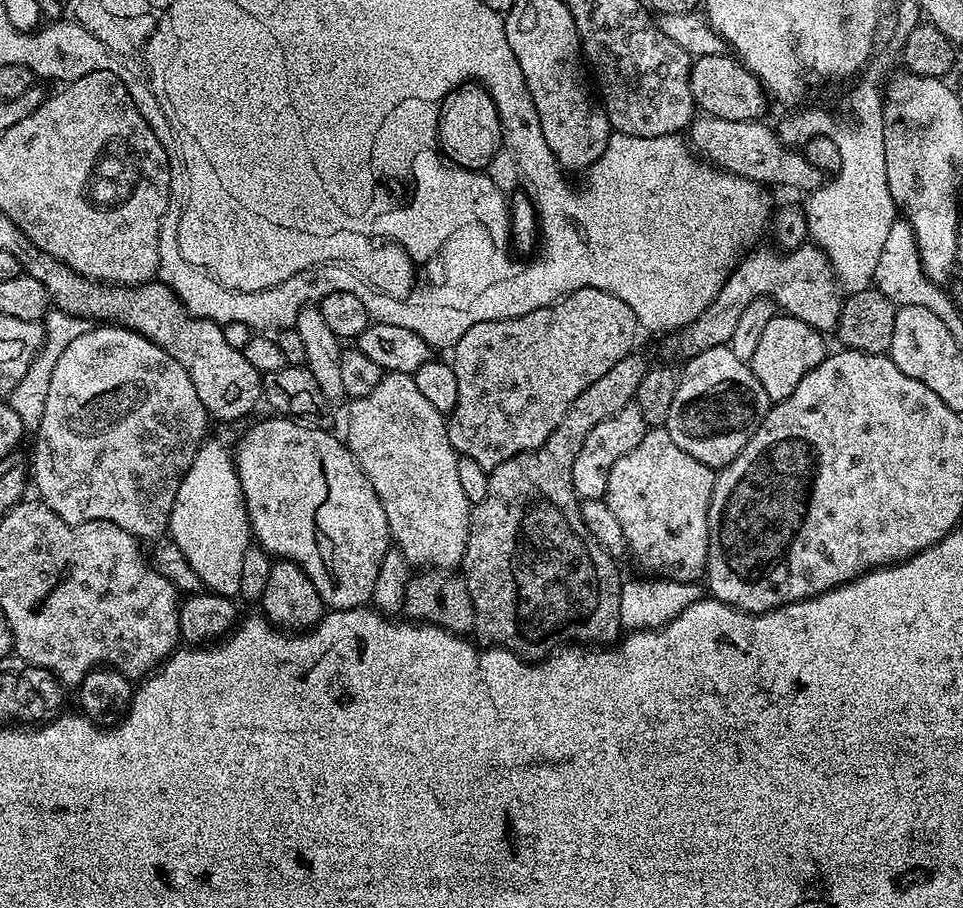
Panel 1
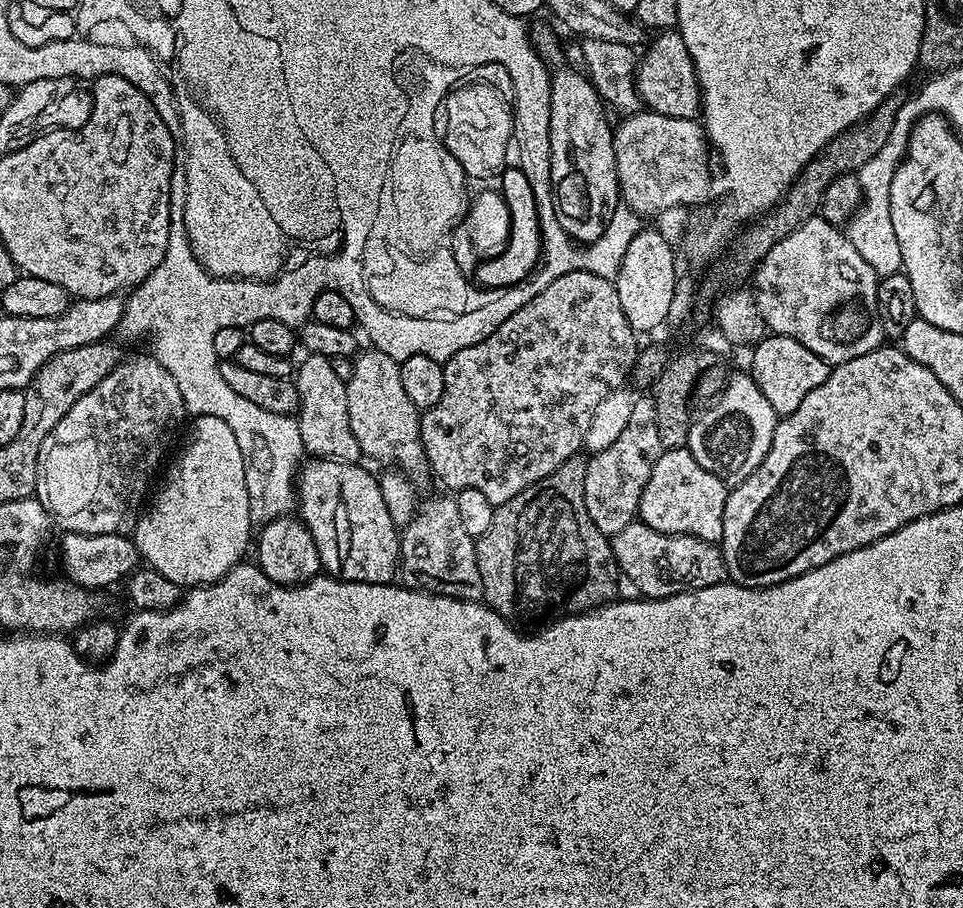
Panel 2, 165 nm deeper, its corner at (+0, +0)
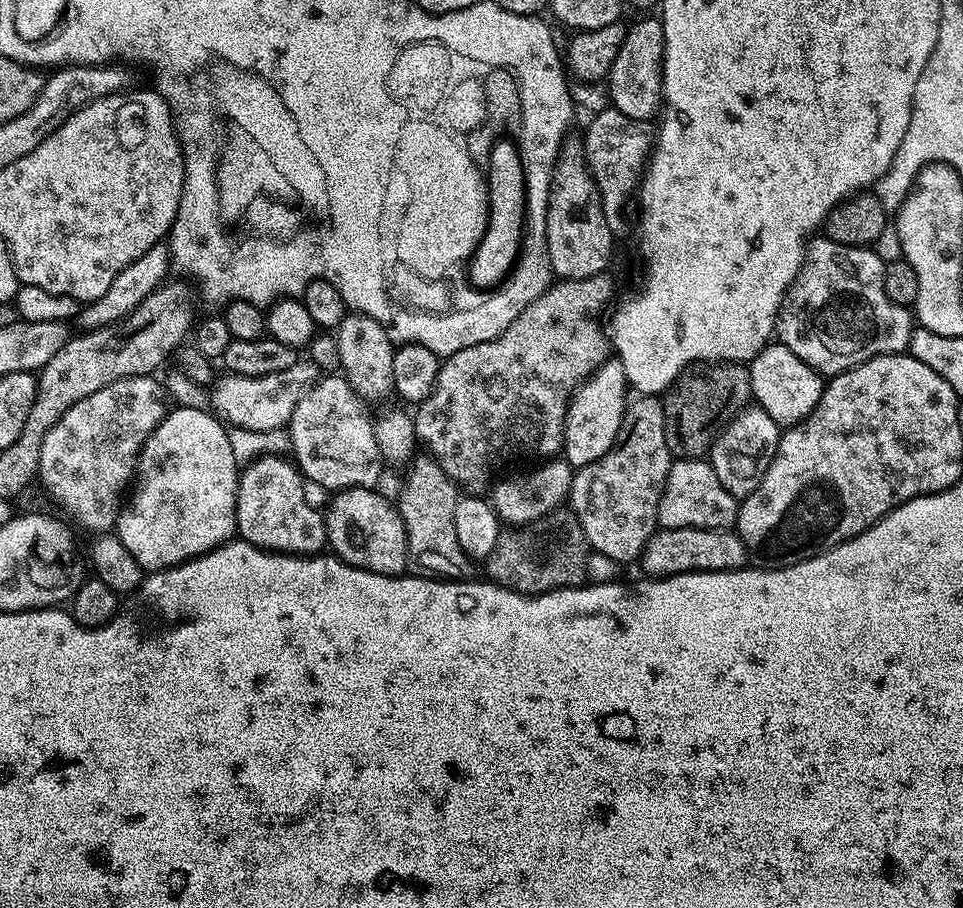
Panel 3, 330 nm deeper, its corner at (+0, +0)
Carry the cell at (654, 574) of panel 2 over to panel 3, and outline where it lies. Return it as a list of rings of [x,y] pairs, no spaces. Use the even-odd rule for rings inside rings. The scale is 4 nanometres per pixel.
[[[660,528],[648,540],[644,553],[639,558],[639,567],[649,572],[649,577],[663,578],[665,576],[687,576],[689,574],[734,574],[739,568],[749,563],[750,553],[735,531],[722,528]]]

